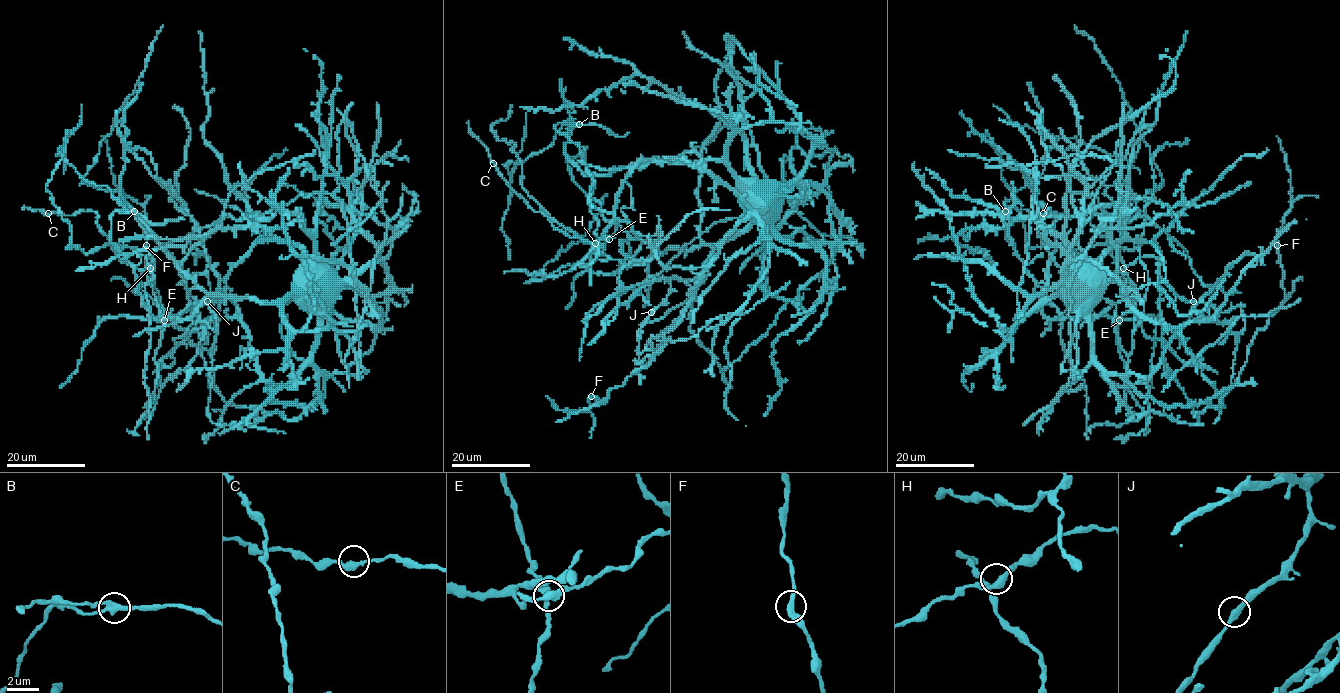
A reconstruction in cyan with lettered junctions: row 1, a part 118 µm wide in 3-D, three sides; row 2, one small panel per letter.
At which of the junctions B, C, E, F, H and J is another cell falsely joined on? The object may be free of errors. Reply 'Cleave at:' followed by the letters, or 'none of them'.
Cleave at: B

